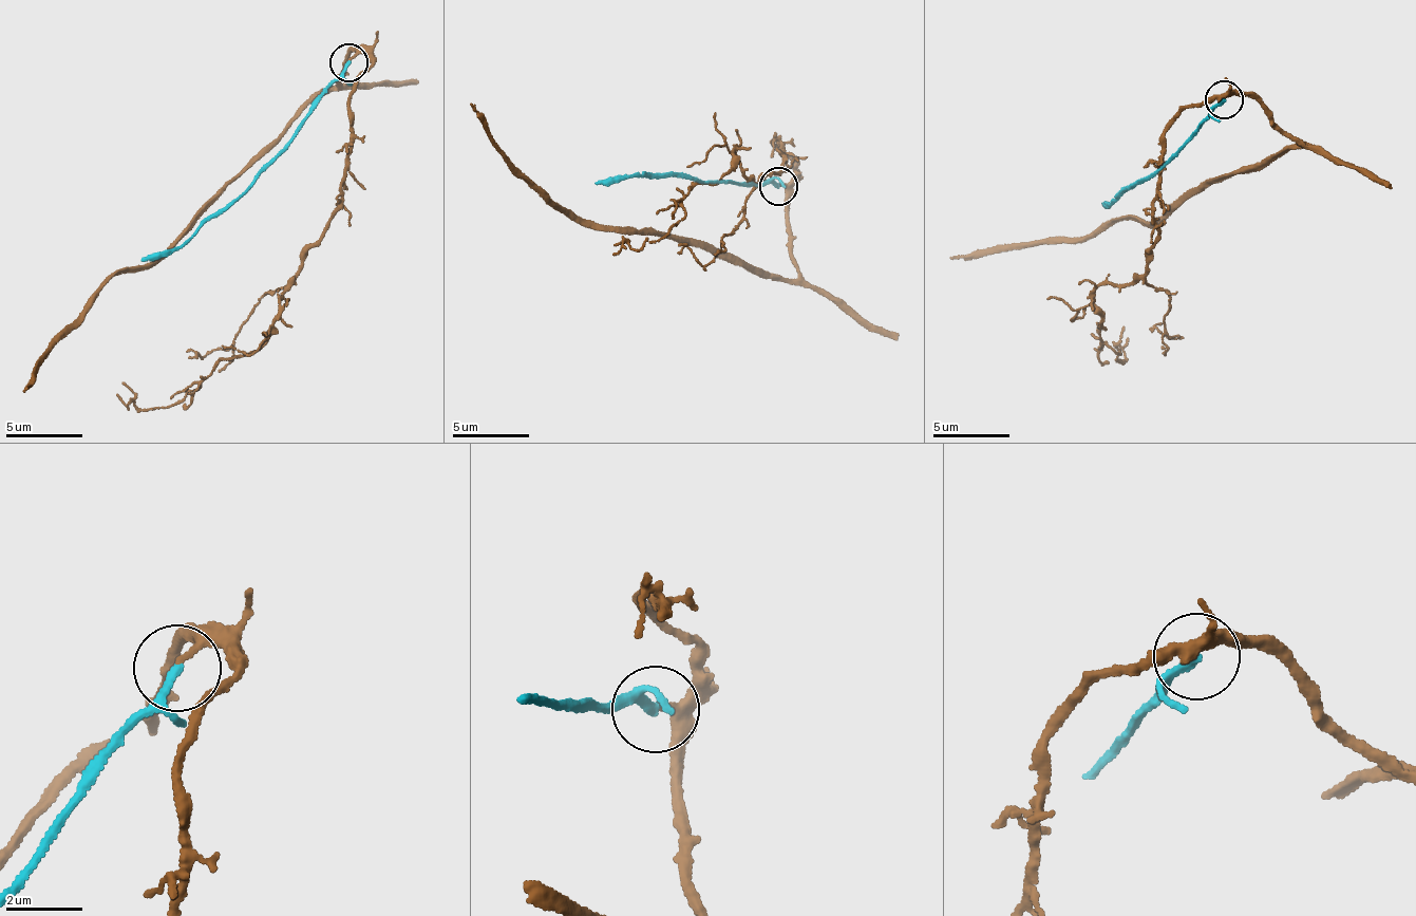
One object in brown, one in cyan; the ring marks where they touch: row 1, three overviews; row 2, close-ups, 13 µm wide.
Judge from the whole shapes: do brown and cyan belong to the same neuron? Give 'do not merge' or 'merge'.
do not merge

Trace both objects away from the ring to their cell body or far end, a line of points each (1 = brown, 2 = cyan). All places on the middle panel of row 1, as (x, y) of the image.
1: (776, 186), (787, 188), (796, 273), (782, 278), (678, 239), (634, 227), (586, 227), (509, 160), (469, 103)
2: (777, 187), (721, 181), (700, 184), (688, 174), (634, 178), (596, 184)

